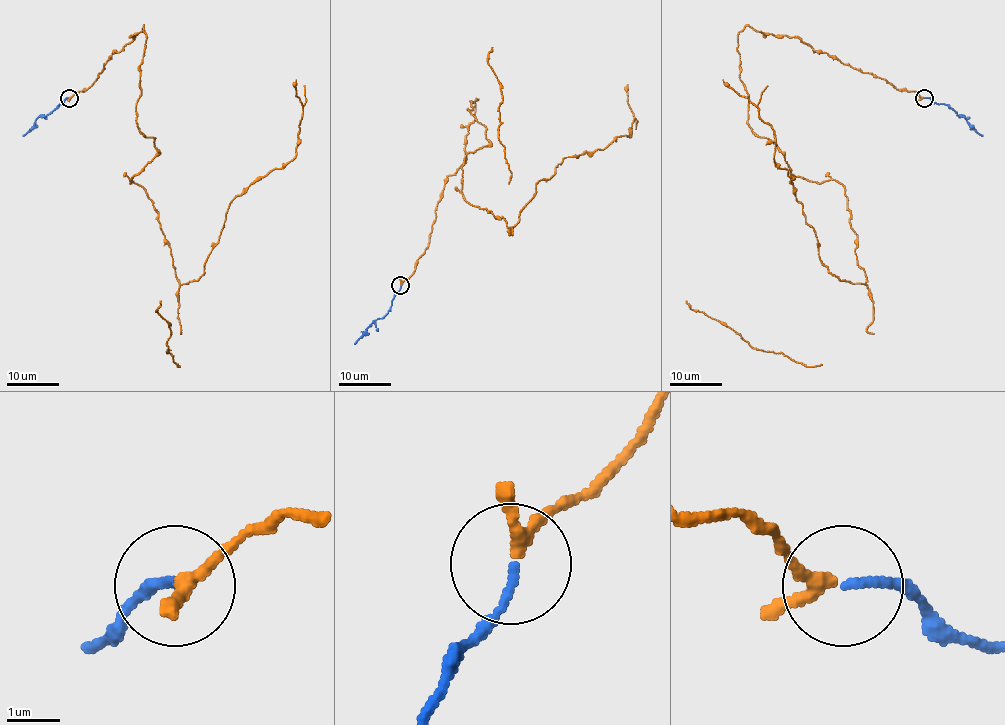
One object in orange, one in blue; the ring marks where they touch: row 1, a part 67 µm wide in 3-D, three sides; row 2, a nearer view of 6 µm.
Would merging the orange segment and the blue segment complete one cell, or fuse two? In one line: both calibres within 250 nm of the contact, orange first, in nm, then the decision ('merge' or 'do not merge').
calibres 200 and 140 nm; merge

